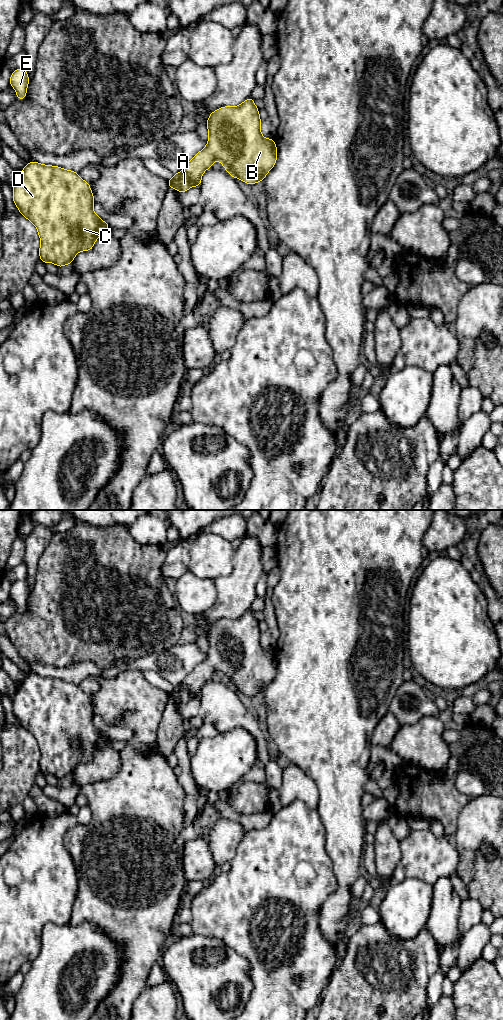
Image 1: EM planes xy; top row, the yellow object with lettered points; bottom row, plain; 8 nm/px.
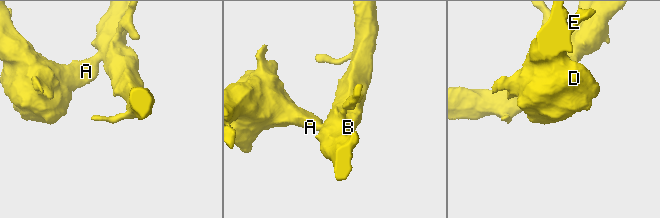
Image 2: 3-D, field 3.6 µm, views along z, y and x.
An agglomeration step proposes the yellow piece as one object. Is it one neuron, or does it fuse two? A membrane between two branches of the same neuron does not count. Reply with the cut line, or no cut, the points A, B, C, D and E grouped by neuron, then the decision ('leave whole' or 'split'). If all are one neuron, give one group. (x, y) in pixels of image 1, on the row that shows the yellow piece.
no cut | A B C D E | leave whole

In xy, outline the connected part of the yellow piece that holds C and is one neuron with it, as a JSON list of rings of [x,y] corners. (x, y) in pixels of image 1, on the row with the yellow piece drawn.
[[[29,162],[17,176],[13,186],[13,201],[21,215],[30,220],[37,228],[41,240],[40,260],[45,264],[52,262],[59,268],[71,264],[79,251],[90,251],[97,238],[110,229],[110,225],[100,219],[93,211],[94,197],[88,182],[83,181],[77,172],[57,166]]]

